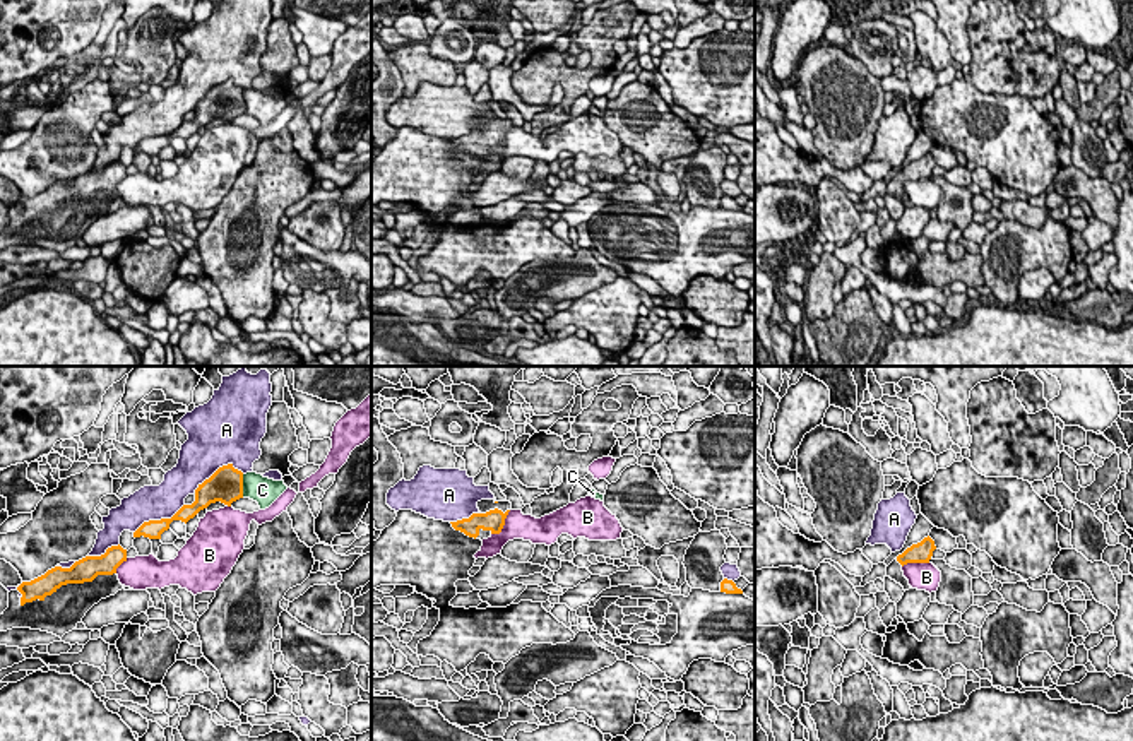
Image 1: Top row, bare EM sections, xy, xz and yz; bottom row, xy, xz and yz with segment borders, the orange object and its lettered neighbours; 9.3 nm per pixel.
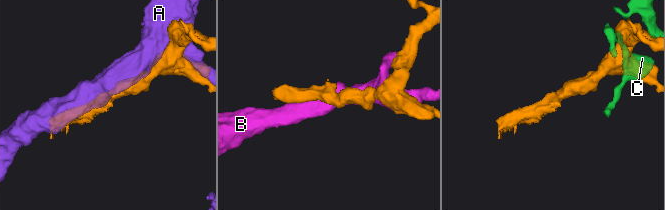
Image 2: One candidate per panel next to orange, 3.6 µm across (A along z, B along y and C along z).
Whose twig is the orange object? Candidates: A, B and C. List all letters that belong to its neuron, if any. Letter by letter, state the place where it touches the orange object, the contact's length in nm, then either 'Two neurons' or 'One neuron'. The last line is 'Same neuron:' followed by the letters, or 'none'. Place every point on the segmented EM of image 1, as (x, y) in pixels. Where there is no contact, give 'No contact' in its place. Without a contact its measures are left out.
A: Touches orange at xy (219, 468). Shared border 500 nm. Two neurons
B: Touches orange at xz (504, 524). Shared border 300 nm. Two neurons
C: Touches orange at xy (242, 486). Shared border 220 nm. Two neurons
Same neuron: none

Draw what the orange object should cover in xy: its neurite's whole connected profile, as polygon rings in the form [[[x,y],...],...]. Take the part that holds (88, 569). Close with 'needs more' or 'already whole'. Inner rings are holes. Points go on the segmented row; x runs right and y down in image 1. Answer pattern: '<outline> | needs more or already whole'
[[[111,546],[101,556],[86,556],[70,568],[55,566],[9,592],[9,608],[0,614],[0,631],[31,628],[63,637],[75,630],[86,613],[123,585],[116,568],[127,549]]] | needs more

